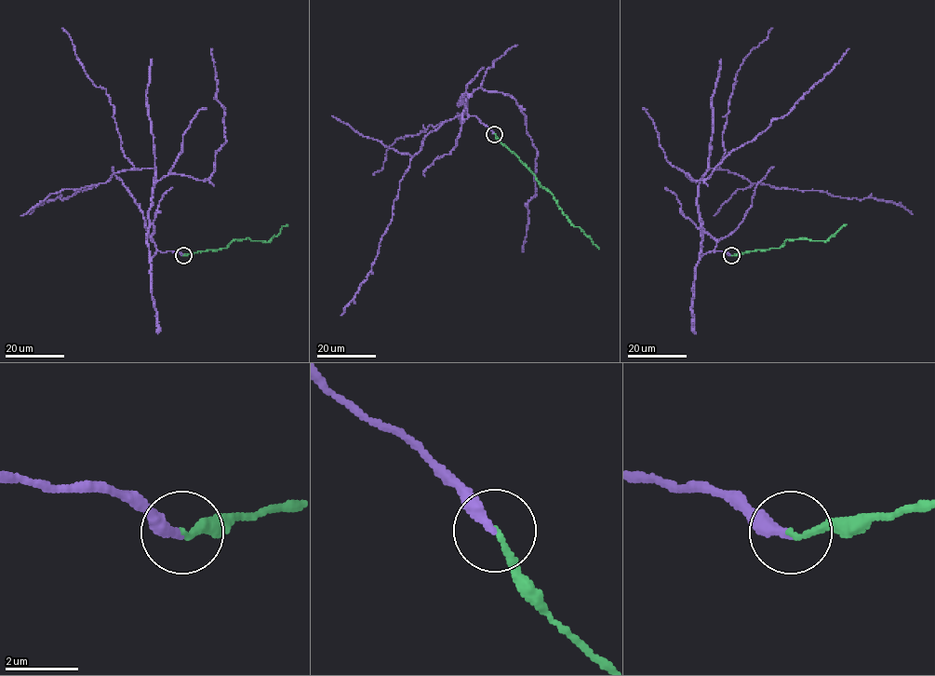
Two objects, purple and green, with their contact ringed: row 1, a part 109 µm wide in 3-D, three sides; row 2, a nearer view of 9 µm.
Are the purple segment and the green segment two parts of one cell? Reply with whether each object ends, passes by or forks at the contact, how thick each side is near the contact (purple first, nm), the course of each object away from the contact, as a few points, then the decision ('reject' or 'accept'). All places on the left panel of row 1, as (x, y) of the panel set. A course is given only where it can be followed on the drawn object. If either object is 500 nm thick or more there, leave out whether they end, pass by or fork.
purple ends; green ends; calibres 300 and 150 nm; course purple (183, 255), (157, 251), (150, 257), (155, 168), (114, 172), (105, 182), (45, 201), (29, 214); course green (183, 255), (225, 249), (235, 239), (269, 241), (287, 223); accept

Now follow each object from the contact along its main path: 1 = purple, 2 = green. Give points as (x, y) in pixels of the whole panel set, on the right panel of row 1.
1: (731, 255), (713, 251), (699, 257), (702, 227), (697, 195), (709, 168), (780, 188), (891, 201), (913, 214)
2: (731, 255), (778, 249), (786, 239), (803, 238), (825, 241), (846, 223)

